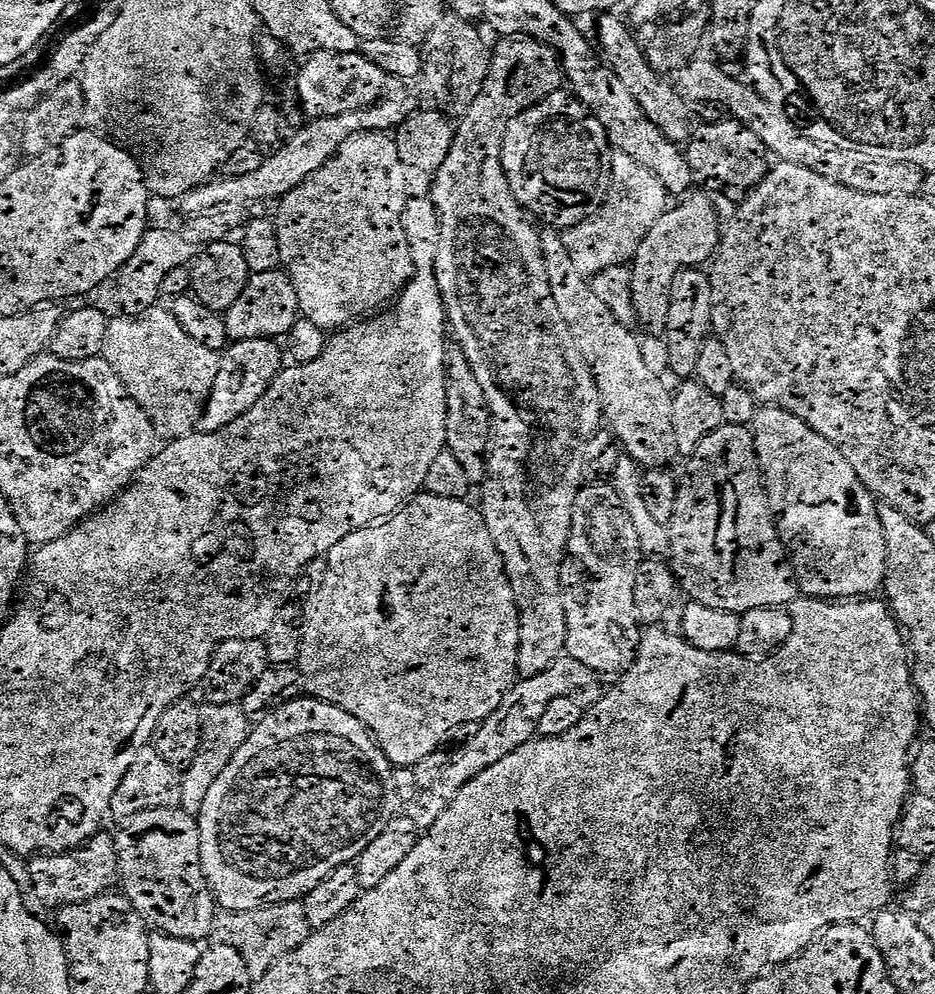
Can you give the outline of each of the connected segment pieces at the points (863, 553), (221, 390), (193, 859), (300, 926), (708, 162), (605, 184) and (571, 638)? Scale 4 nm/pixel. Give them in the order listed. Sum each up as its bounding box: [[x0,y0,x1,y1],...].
[[750,406,886,600],[200,338,286,430],[114,808,218,941],[227,900,314,974],[686,118,770,188],[503,88,613,232],[559,482,644,684]]

